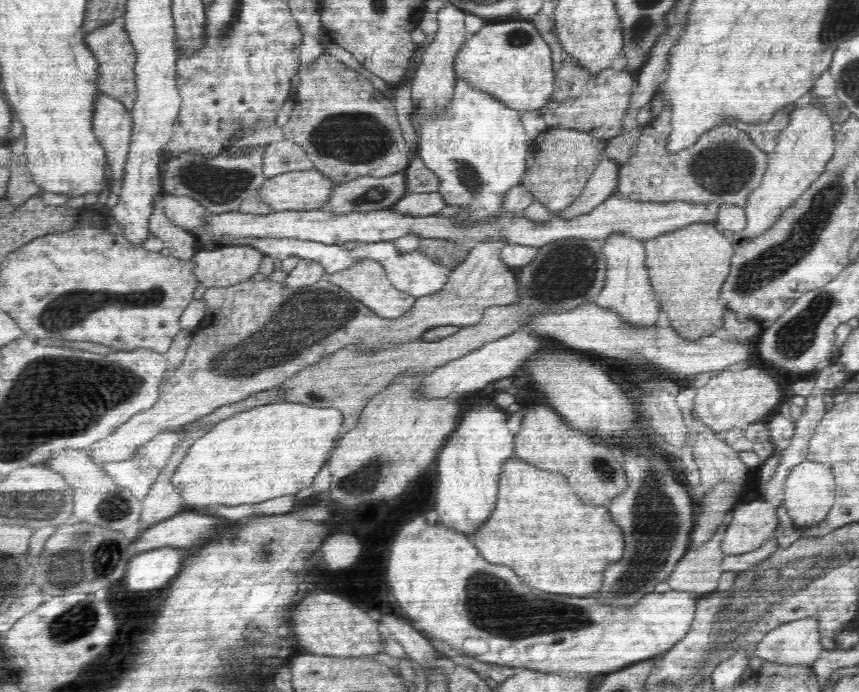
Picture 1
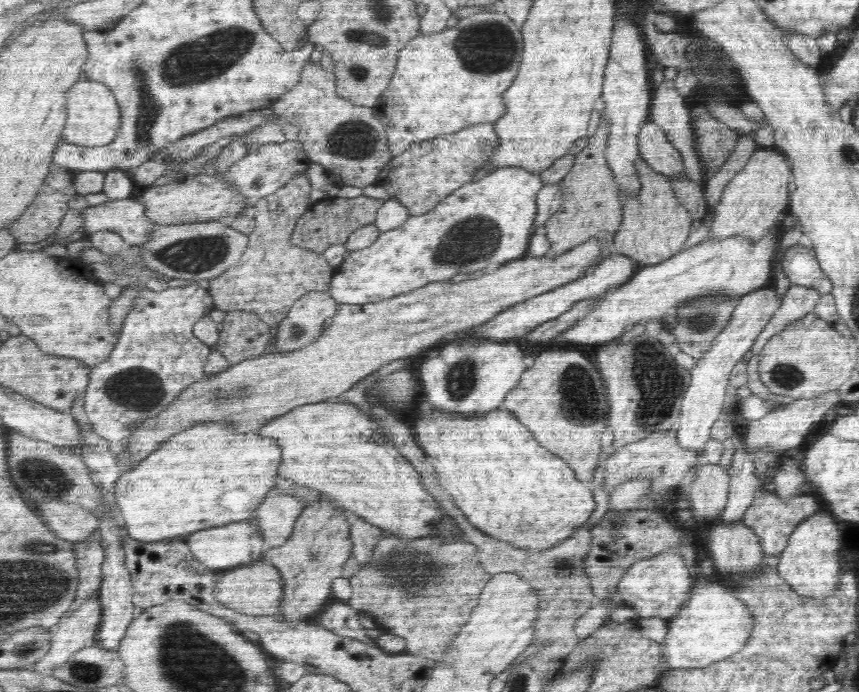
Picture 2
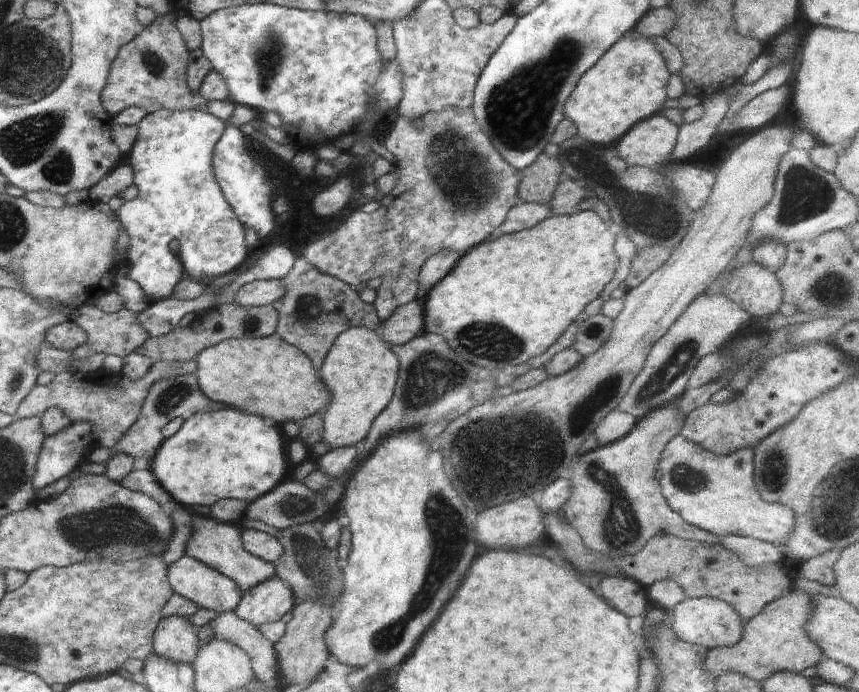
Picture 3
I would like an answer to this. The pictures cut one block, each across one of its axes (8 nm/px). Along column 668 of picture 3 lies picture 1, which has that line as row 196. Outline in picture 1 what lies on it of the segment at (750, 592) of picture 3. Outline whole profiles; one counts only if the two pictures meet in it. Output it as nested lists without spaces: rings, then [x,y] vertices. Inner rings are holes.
[[[550,128],[539,134],[533,143],[534,163],[526,169],[522,183],[546,209],[559,211],[570,207],[578,198],[592,173],[602,167],[602,151],[607,141],[588,132],[570,128]]]

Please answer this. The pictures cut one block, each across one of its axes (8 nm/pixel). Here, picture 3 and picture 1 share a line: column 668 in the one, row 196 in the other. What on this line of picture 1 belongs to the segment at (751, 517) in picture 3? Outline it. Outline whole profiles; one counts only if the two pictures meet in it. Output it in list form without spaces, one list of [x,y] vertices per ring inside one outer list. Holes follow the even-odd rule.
[[[455,78],[454,96],[438,116],[433,116],[433,112],[422,114],[424,122],[418,128],[418,155],[440,179],[437,191],[446,205],[466,210],[457,216],[462,221],[500,219],[507,214],[504,196],[510,188],[522,183],[527,169],[526,144],[530,138],[521,116],[522,112],[472,88],[461,78]]]

